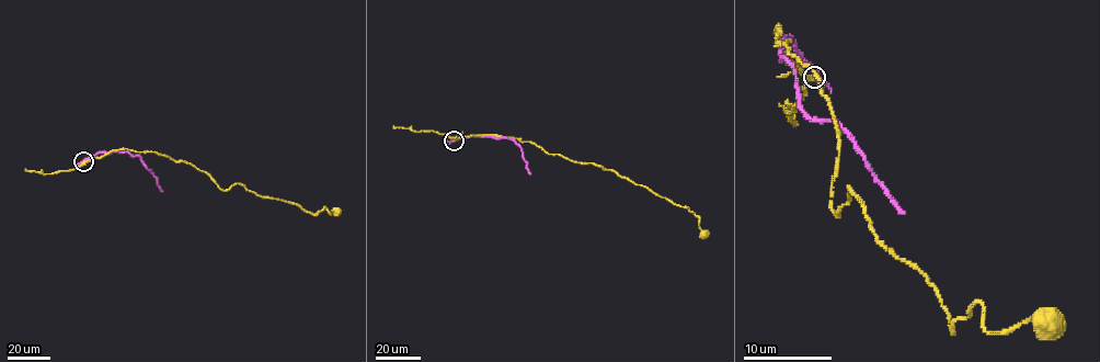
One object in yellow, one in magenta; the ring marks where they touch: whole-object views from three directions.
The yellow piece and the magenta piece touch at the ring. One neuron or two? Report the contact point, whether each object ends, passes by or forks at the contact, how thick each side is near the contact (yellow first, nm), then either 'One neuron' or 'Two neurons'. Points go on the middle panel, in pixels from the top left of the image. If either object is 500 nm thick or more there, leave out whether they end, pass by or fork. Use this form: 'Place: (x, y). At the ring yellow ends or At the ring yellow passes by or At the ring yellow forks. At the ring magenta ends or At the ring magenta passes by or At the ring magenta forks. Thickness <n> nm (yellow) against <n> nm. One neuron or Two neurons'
Place: (454, 140). At the ring yellow passes by. At the ring magenta passes by. Thickness 280 nm (yellow) against 320 nm. Two neurons

